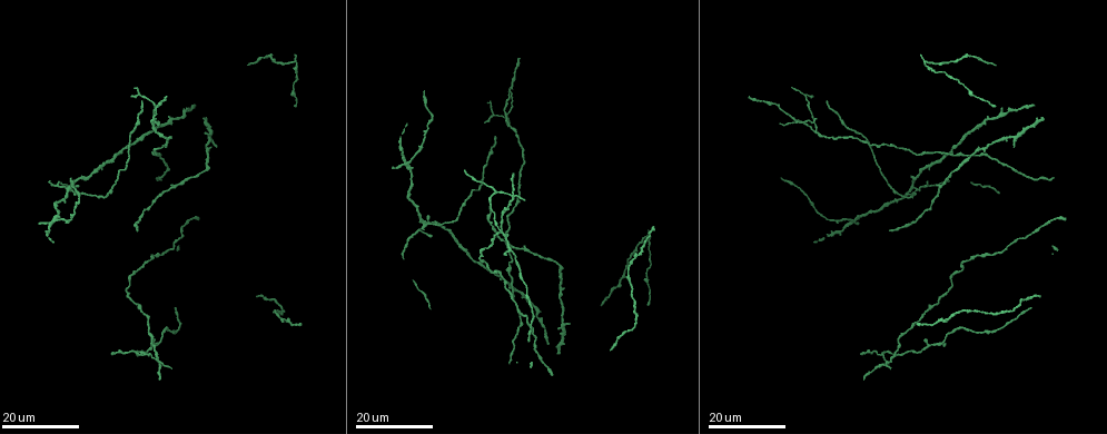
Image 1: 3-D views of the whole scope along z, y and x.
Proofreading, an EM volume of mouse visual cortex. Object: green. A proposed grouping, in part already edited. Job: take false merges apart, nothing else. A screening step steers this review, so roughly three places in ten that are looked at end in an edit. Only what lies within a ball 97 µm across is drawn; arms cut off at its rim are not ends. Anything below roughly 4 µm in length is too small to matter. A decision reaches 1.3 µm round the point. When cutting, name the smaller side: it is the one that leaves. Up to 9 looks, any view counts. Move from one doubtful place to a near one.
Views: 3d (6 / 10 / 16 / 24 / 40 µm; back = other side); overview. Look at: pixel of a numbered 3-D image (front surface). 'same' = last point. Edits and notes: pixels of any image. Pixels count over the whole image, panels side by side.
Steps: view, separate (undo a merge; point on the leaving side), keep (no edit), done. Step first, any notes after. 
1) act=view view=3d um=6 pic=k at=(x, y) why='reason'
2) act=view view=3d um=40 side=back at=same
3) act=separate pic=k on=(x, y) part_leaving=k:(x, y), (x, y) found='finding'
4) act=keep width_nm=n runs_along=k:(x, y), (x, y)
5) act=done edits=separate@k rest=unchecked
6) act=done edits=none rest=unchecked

act=view view=3d um=24 pic=1 at=(511, 127) why='thin arm on a thick one'

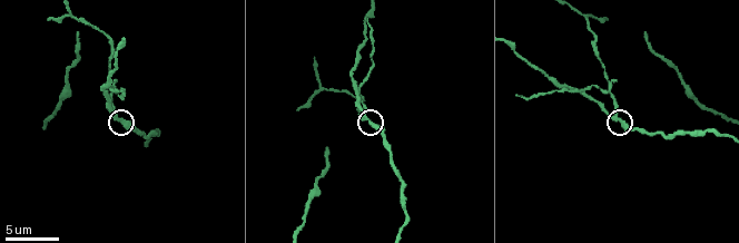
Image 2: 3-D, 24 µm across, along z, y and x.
act=view view=3d um=10 pic=2 at=(619, 119)

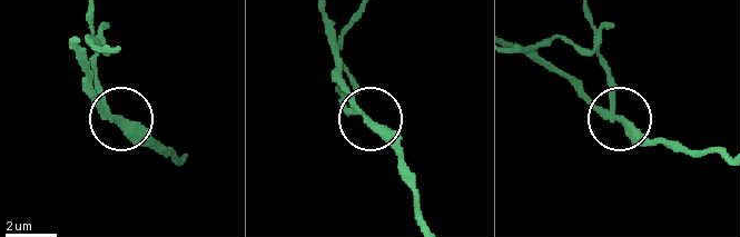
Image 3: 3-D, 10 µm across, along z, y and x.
act=separate pic=3 on=(345, 106) width_nm=230 part_leaving=3:(104, 109), (90, 16) found='two neurons meet here'

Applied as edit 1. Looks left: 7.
act=view view=3d um=16 pic=1 at=(409, 162)

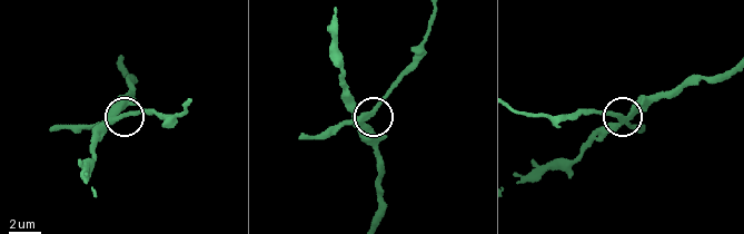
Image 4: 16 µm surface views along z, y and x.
act=view view=3d um=6 pic=4 at=(117, 118)

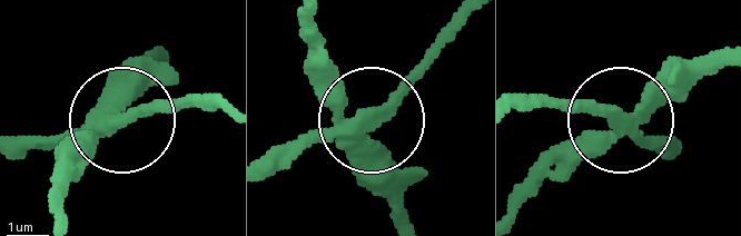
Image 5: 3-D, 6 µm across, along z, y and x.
act=keep runs_along=5:(397, 218), (397, 186), (373, 126), (316, 62) found='all the same neuron'

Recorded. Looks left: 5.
act=view view=3d um=24 pic=1 at=(513, 194) why='four arms meet'

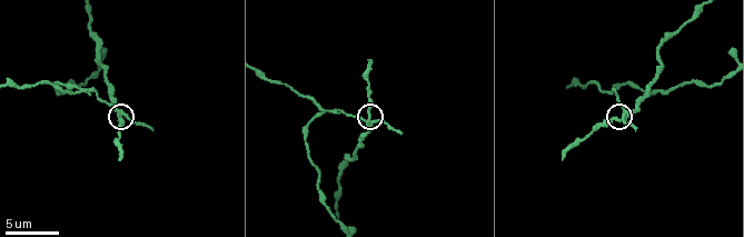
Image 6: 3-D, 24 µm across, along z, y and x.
act=view view=3d um=10 pic=6 at=(624, 114)

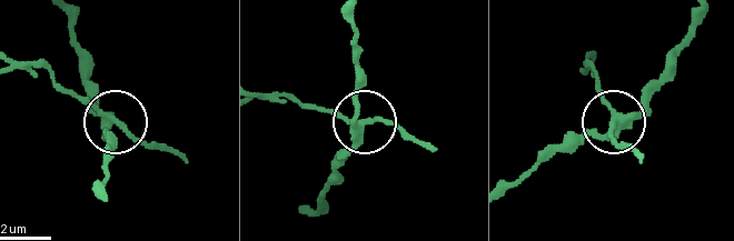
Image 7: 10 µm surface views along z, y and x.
act=separate pic=7 on=(79, 100) arms=4 found='a second neuron is stuck on'

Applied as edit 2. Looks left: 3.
act=done edits=separate@3,separate@7 rest=unchecked

